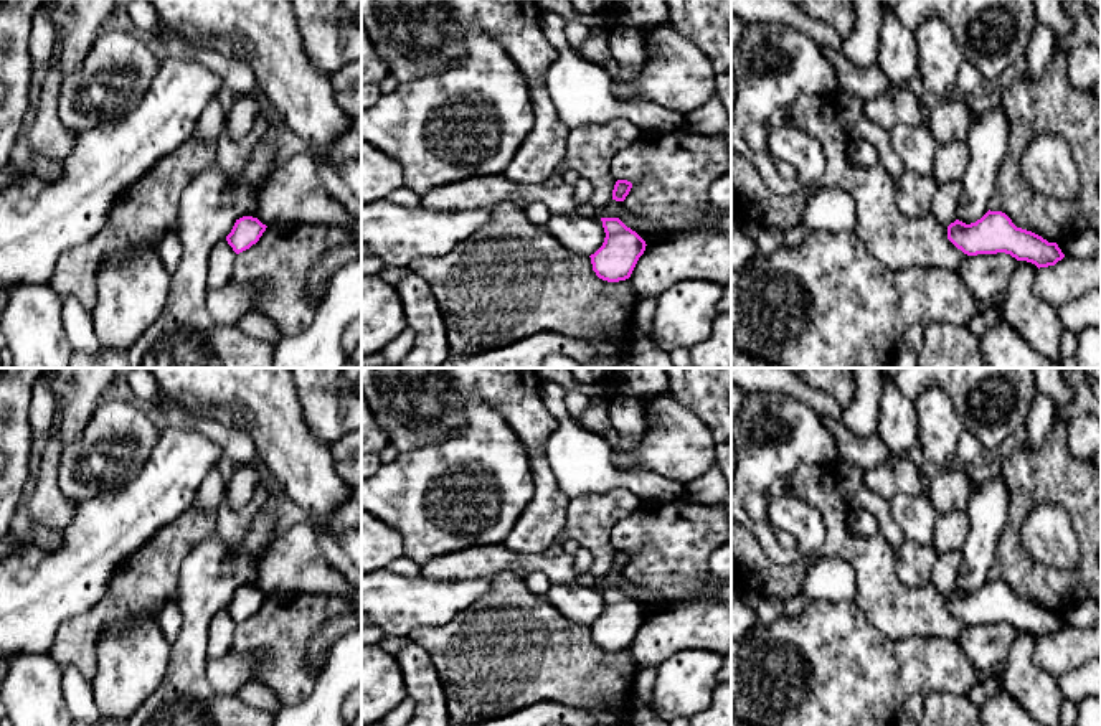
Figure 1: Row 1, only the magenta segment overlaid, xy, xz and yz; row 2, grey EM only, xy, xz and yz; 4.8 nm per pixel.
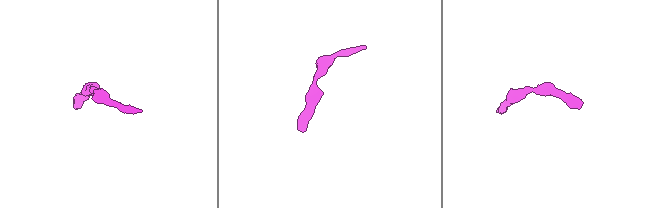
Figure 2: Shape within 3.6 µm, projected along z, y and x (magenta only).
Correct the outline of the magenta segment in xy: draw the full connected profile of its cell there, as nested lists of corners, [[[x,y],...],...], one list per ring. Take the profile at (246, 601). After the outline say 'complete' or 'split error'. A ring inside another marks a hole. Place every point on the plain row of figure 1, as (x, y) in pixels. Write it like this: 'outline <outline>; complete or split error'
outline [[[243,586],[236,589],[231,602],[226,606],[226,610],[233,620],[239,624],[256,614],[266,597],[267,596],[262,594],[258,587]]]; complete

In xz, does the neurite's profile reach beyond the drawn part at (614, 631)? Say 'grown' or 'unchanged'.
unchanged

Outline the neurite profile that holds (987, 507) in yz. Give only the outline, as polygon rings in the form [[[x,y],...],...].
[[[995,474],[977,485],[966,505],[969,530],[961,546],[956,589],[971,594],[989,581],[997,544],[1005,528],[1009,492]]]

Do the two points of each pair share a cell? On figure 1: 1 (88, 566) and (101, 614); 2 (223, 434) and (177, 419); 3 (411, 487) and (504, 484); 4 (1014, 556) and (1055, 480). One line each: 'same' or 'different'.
1: different
2: same
3: same
4: same

